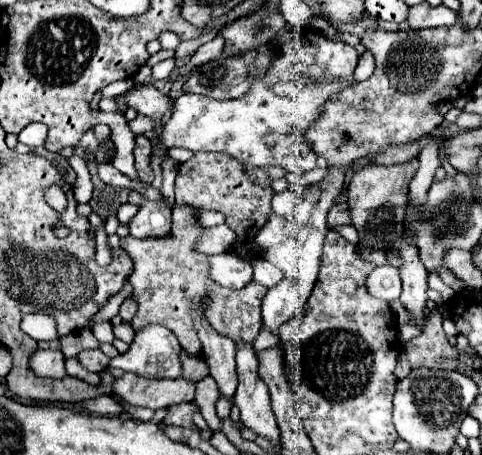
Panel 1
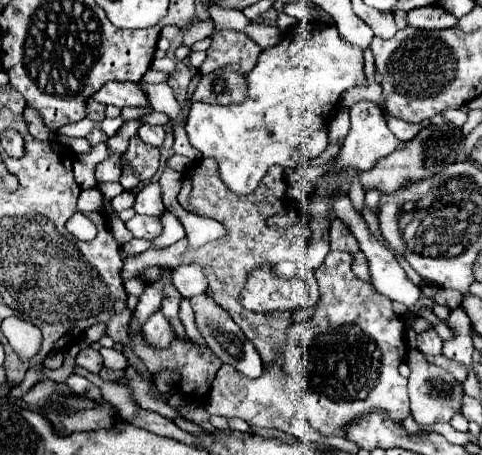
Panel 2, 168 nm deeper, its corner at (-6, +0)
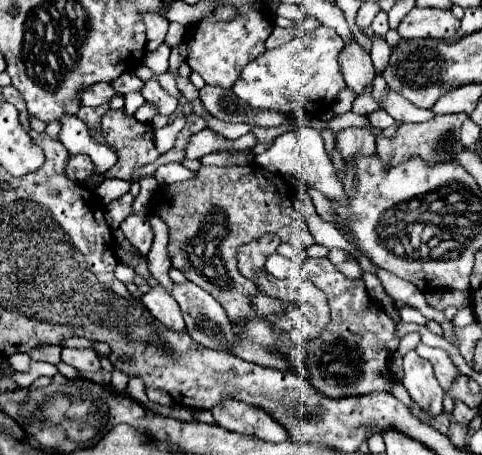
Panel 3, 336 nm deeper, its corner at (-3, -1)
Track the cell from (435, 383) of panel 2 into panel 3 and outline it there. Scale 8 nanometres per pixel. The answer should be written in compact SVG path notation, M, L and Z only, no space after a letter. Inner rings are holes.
M411 350L403 356L403 370L405 370L405 376L401 384L407 388L413 402L419 404L421 410L429 412L431 416L441 414L445 392L443 388L439 388L439 382L435 380L431 364L419 358L415 350Z

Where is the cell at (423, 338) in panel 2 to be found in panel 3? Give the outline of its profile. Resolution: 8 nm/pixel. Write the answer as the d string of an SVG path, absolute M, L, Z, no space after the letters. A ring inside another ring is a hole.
M419 344L417 346L417 354L423 356L425 360L429 360L433 364L435 378L439 380L439 384L443 386L443 390L447 390L451 386L451 382L455 380L455 376L459 374L457 366L449 360L447 352L445 350L439 350L439 348L429 348L425 344Z

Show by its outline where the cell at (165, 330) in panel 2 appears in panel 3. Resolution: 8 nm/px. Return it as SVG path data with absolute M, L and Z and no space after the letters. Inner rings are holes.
M155 286L147 294L143 294L141 302L151 312L151 316L155 316L155 320L159 320L165 328L171 328L173 332L185 330L185 322L183 322L179 304L161 286Z

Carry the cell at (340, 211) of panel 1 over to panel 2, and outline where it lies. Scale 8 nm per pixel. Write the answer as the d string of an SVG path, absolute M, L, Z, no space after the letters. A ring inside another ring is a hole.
M332 219L330 223L330 247L338 251L346 251L350 255L358 253L358 241L350 231L346 231L346 225L340 219Z

